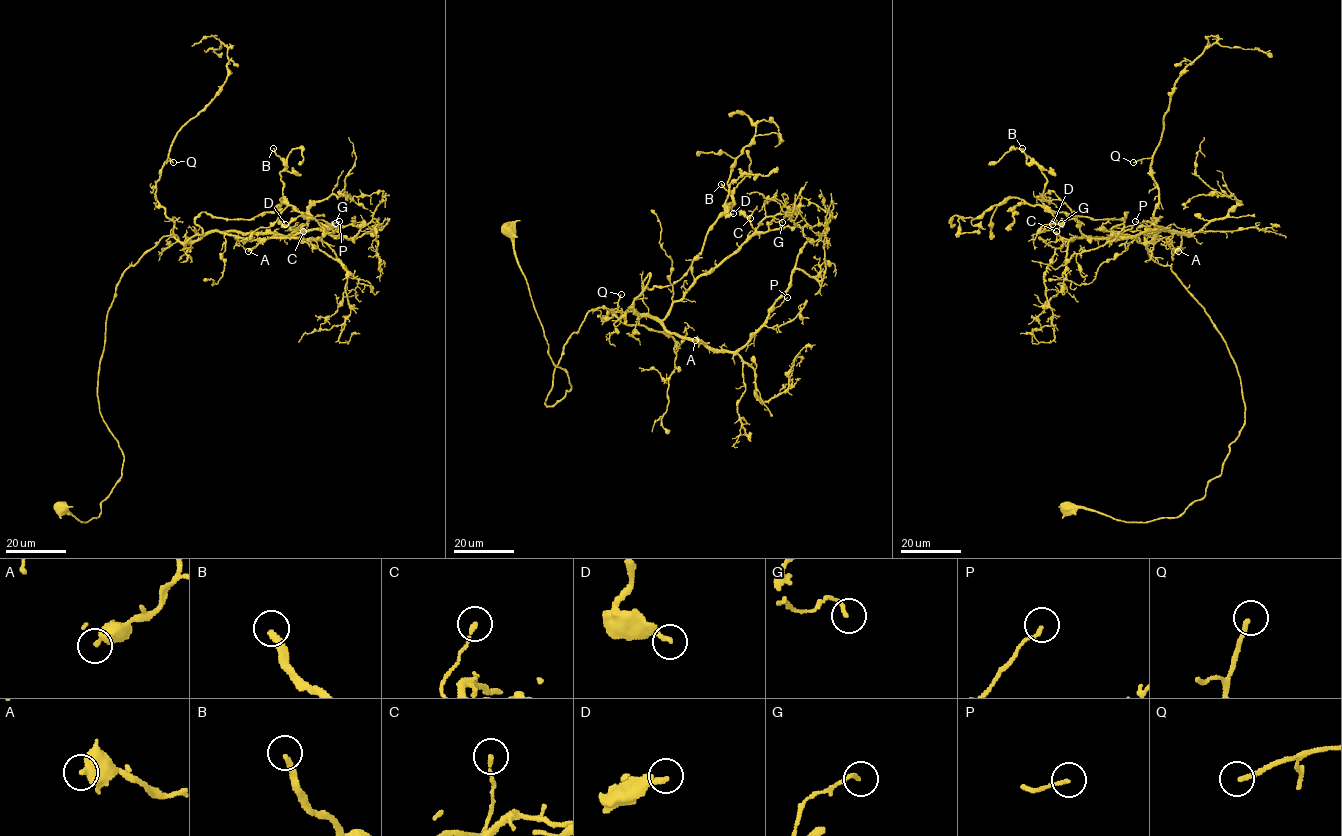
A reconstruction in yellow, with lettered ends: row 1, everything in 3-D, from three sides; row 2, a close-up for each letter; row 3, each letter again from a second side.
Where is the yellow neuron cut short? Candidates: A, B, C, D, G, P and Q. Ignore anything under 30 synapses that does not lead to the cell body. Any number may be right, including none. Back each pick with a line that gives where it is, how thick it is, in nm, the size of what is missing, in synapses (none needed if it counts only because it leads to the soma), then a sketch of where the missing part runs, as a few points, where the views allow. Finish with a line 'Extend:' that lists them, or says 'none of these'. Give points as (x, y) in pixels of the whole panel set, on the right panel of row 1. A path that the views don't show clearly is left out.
B: Place: (1022, 148). Thickness 240 nm. Roughly 45 synapses. Course of what is missing: (1022, 148), (1013, 147), (989, 155), (974, 164)
Extend: B

